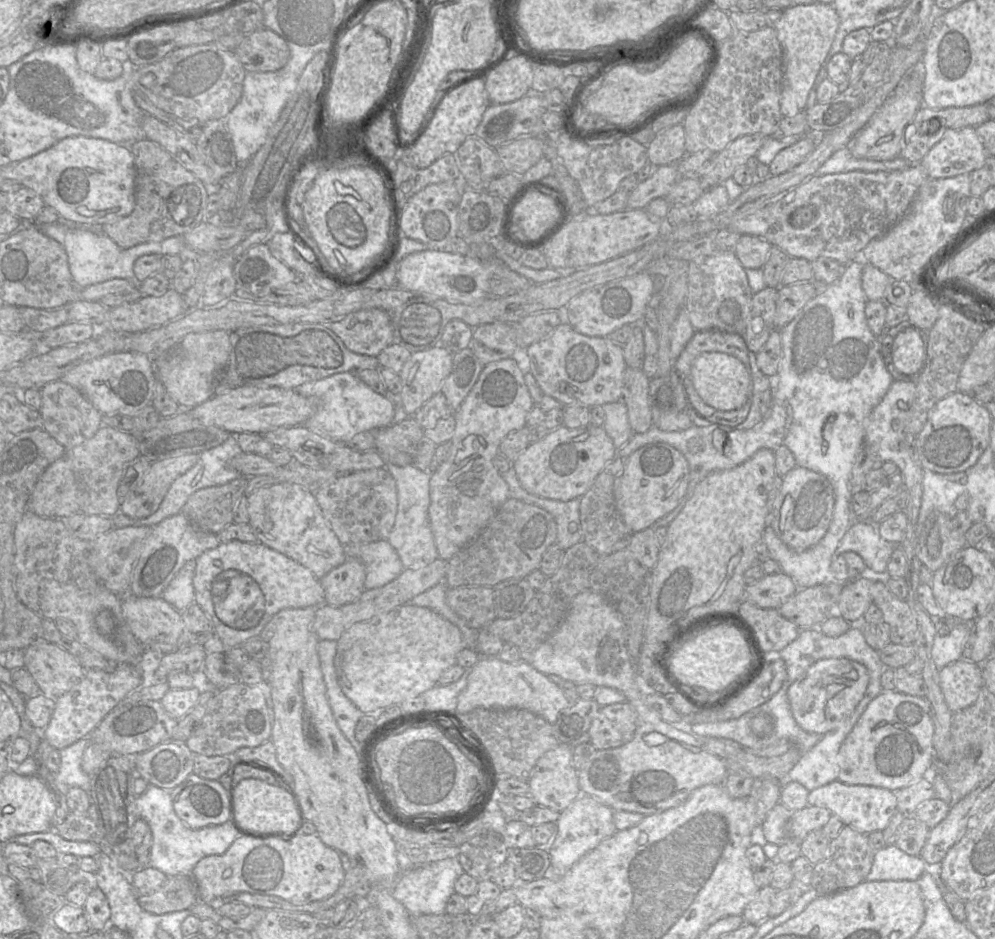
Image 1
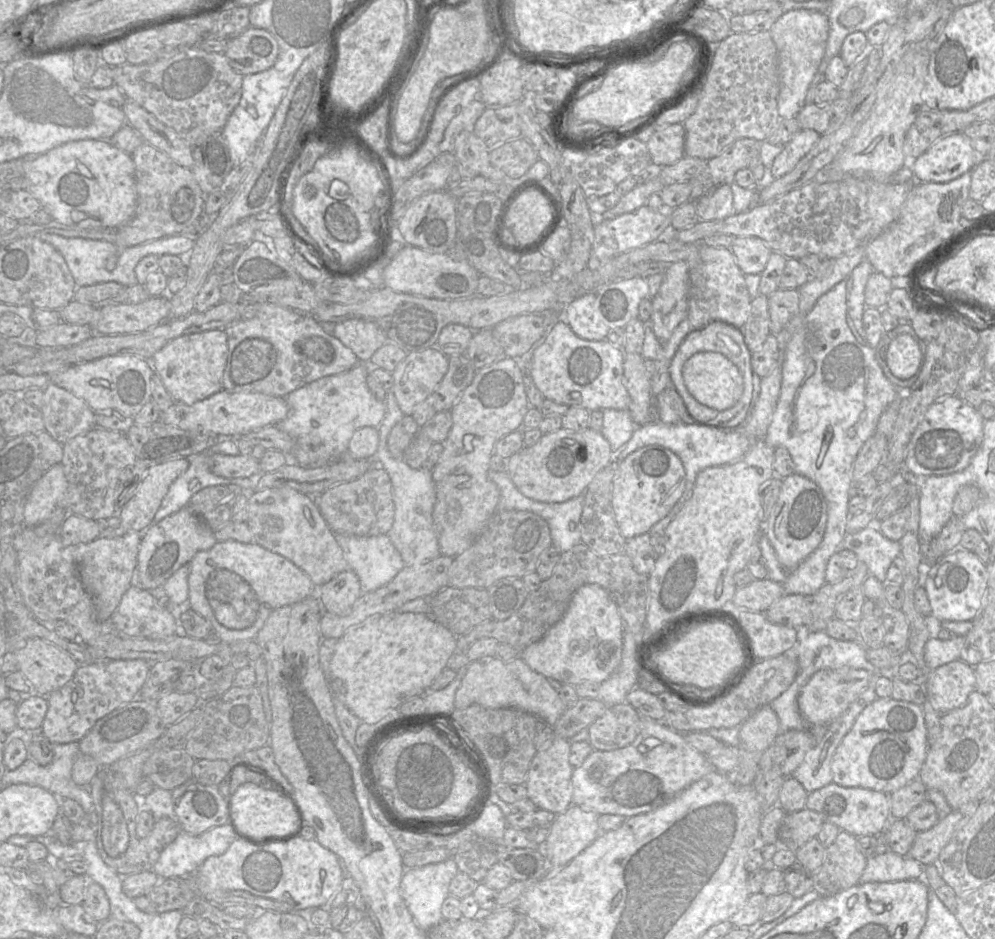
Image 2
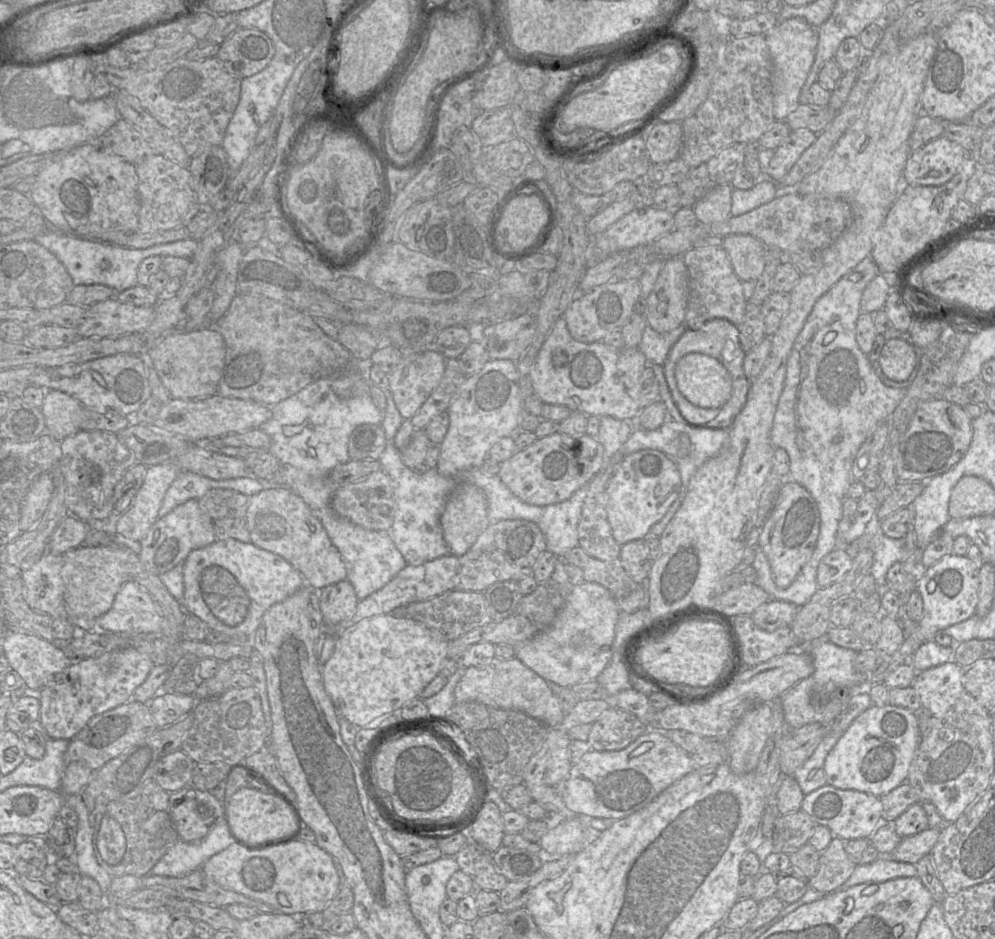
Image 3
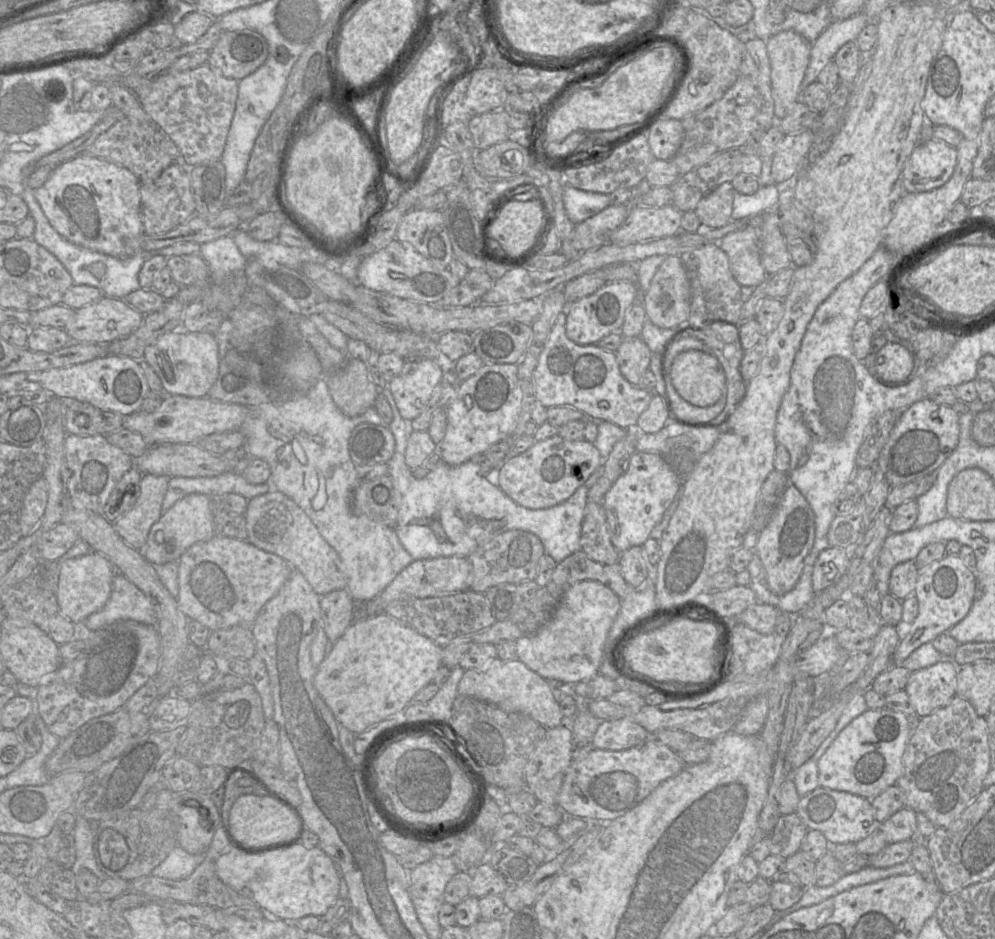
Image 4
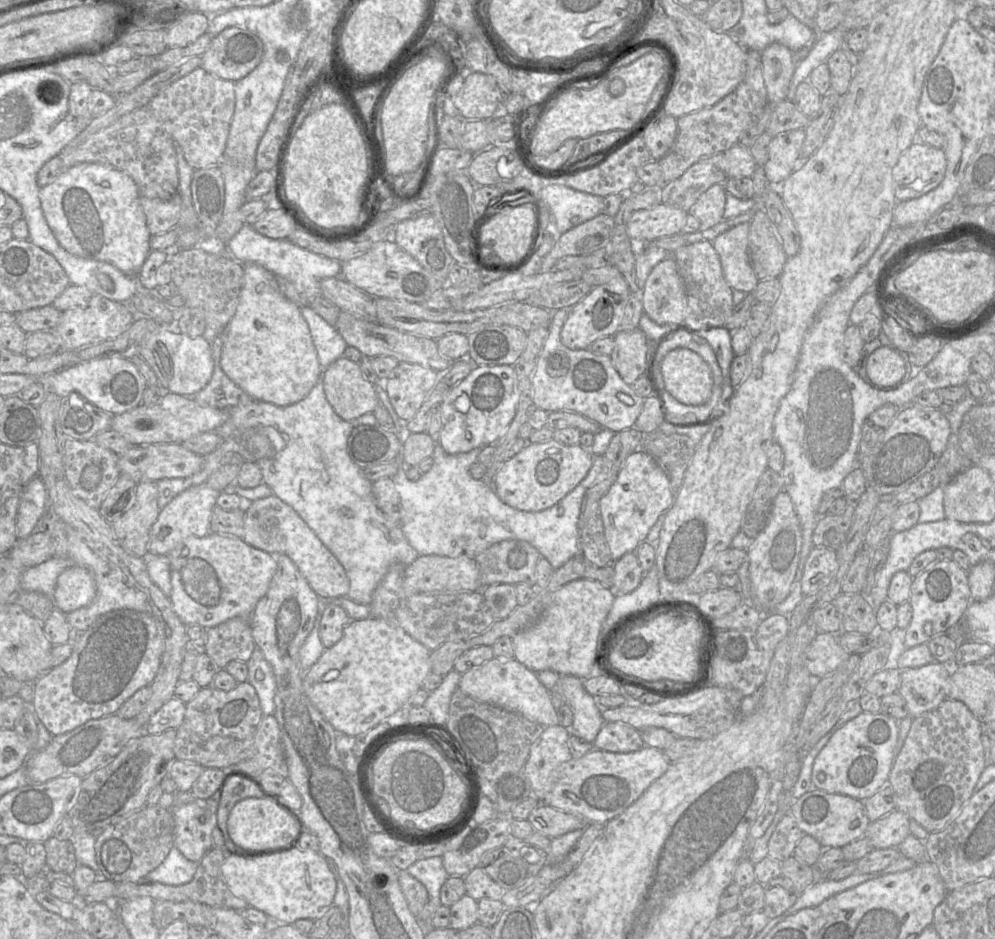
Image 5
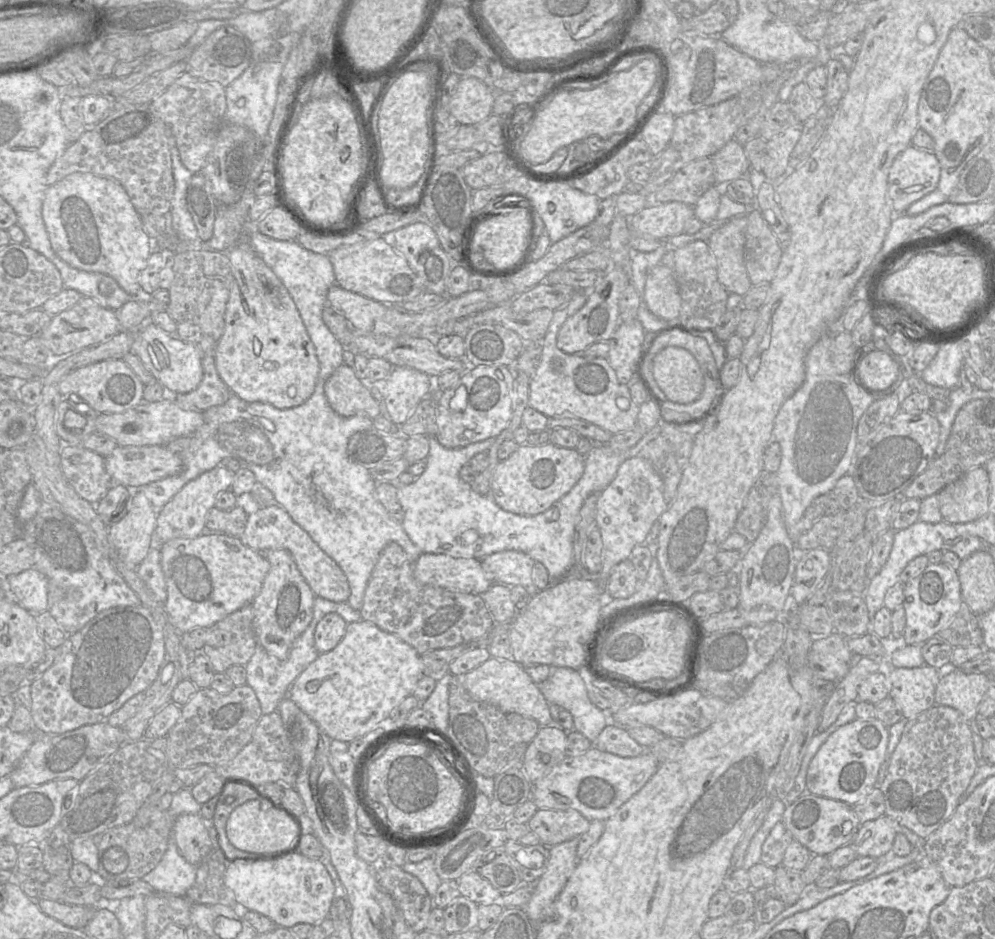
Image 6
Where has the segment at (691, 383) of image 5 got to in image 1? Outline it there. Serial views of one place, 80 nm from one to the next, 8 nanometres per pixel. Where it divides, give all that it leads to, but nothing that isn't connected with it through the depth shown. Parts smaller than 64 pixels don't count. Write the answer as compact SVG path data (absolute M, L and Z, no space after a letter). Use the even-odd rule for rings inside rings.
M726 353L700 354L692 363L691 380L703 402L718 411L737 410L752 395L752 378L748 368L739 359Z

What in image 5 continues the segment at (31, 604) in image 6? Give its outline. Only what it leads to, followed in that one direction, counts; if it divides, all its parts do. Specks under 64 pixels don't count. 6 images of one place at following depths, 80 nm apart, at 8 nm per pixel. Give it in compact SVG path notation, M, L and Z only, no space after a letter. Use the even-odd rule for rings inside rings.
M50 558L49 560L27 569L21 576L20 589L34 591L53 598L58 576L74 564L65 558Z

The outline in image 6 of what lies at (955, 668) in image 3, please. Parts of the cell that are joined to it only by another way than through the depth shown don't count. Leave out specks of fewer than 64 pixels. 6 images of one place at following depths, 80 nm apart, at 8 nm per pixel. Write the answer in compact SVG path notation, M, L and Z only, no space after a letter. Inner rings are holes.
M924 666L913 668L894 667L888 674L889 696L896 702L905 719L912 719L935 704L935 691L941 678L937 668Z

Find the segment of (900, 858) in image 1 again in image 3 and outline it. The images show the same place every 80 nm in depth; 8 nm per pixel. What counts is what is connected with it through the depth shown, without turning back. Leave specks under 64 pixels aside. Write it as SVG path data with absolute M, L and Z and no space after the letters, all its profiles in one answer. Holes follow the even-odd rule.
M879 856L875 861L857 865L851 876L837 890L845 890L864 883L882 883L900 877L917 876L917 868L913 863L891 859L889 856Z

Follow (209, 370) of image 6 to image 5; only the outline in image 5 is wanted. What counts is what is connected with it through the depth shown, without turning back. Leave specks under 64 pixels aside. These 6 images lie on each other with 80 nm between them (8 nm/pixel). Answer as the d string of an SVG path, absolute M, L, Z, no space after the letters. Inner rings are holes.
M218 335L211 344L214 371L210 382L192 398L201 406L229 409L239 404L249 404L253 400L238 387L222 370L222 336Z

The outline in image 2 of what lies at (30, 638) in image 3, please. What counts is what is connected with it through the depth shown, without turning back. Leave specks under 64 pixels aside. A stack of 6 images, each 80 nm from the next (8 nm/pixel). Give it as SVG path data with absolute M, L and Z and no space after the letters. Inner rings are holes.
M39 638L30 639L24 647L11 651L15 652L18 670L31 684L32 690L42 696L47 696L64 686L73 677L79 666L66 652Z

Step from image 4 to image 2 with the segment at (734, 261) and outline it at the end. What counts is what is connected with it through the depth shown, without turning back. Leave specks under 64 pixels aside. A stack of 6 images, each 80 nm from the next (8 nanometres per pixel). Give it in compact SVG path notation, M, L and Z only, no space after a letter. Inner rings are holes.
M734 237L730 250L744 275L760 275L772 252L762 240L756 237Z

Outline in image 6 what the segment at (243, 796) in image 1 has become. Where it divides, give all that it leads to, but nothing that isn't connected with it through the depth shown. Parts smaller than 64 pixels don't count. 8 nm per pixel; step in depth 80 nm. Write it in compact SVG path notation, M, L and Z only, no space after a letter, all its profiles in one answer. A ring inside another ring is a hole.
M262 799L249 800L236 807L226 823L226 834L237 849L252 854L267 854L287 849L296 840L296 826L282 811Z

